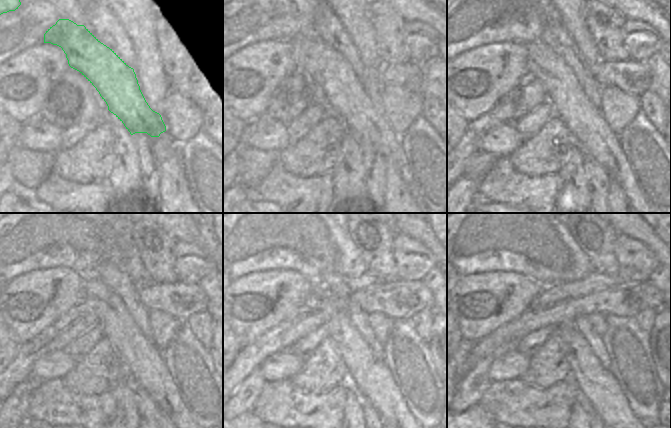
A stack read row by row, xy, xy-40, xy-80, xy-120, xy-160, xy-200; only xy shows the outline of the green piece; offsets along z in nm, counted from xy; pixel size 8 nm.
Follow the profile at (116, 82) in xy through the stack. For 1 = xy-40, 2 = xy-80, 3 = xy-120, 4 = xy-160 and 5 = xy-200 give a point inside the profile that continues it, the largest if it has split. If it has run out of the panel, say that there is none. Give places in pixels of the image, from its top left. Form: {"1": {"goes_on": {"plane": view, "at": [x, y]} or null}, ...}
{"1": {"goes_on": {"plane": "xy-40", "at": [344, 94]}}, "2": {"goes_on": {"plane": "xy-80", "at": [596, 138]}}, "3": {"goes_on": {"plane": "xy-120", "at": [148, 371]}}, "4": {"goes_on": {"plane": "xy-160", "at": [371, 377]}}, "5": {"goes_on": {"plane": "xy-200", "at": [599, 386]}}}

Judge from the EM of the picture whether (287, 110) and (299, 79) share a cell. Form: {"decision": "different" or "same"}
{"decision": "same"}

